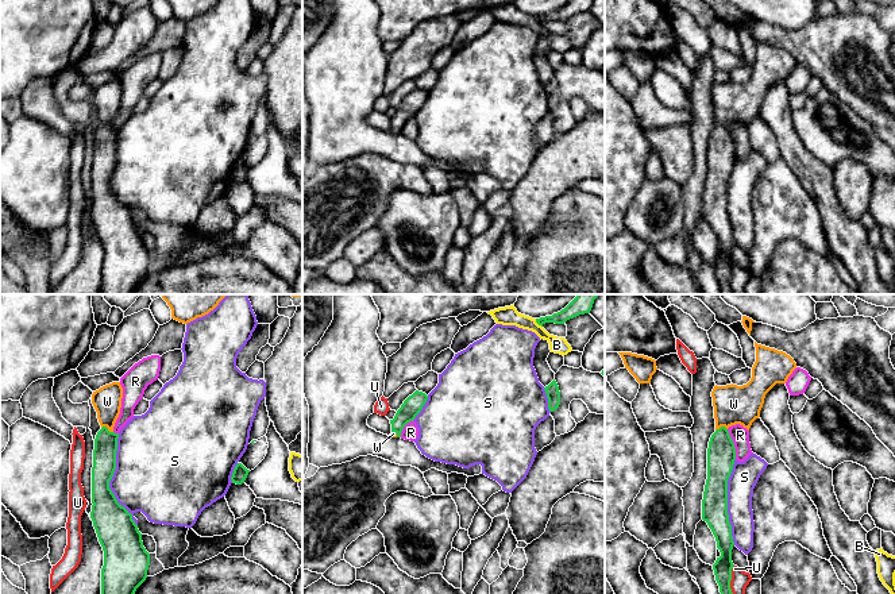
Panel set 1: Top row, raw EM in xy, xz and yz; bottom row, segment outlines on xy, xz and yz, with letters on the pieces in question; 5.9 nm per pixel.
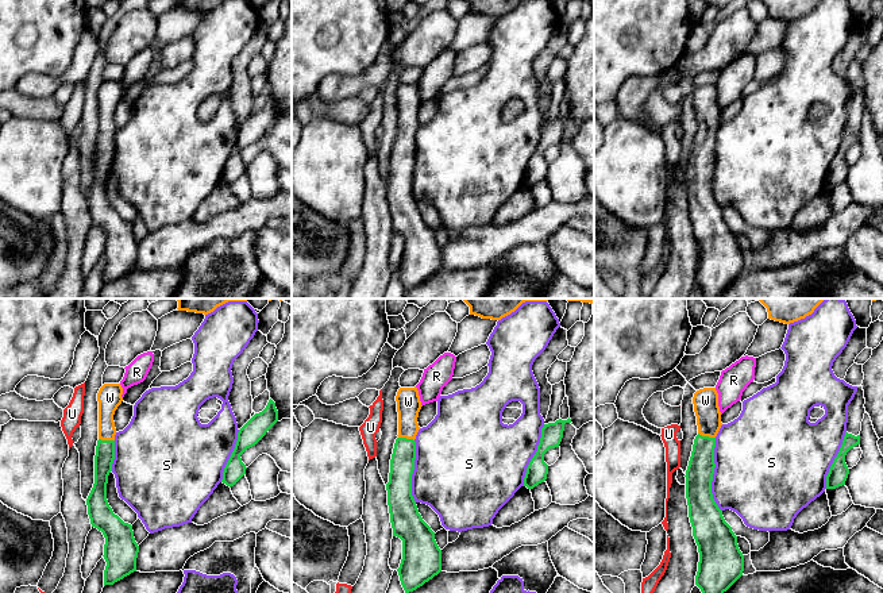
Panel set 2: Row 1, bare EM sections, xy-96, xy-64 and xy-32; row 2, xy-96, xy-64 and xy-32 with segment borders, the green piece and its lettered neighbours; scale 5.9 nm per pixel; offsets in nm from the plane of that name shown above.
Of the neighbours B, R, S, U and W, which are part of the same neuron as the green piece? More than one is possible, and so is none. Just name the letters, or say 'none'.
W

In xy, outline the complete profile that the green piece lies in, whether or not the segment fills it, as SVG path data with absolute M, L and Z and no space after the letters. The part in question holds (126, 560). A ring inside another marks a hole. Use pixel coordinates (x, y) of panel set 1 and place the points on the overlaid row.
M112 382L93 392L92 404L97 412L101 429L94 439L92 467L92 512L90 518L99 541L104 551L104 566L101 568L101 594L135 594L136 589L146 580L150 566L150 554L143 547L142 533L132 520L132 514L121 506L112 490L109 481L116 470L116 451L119 433L113 432L115 423L120 414L123 387L120 382Z

